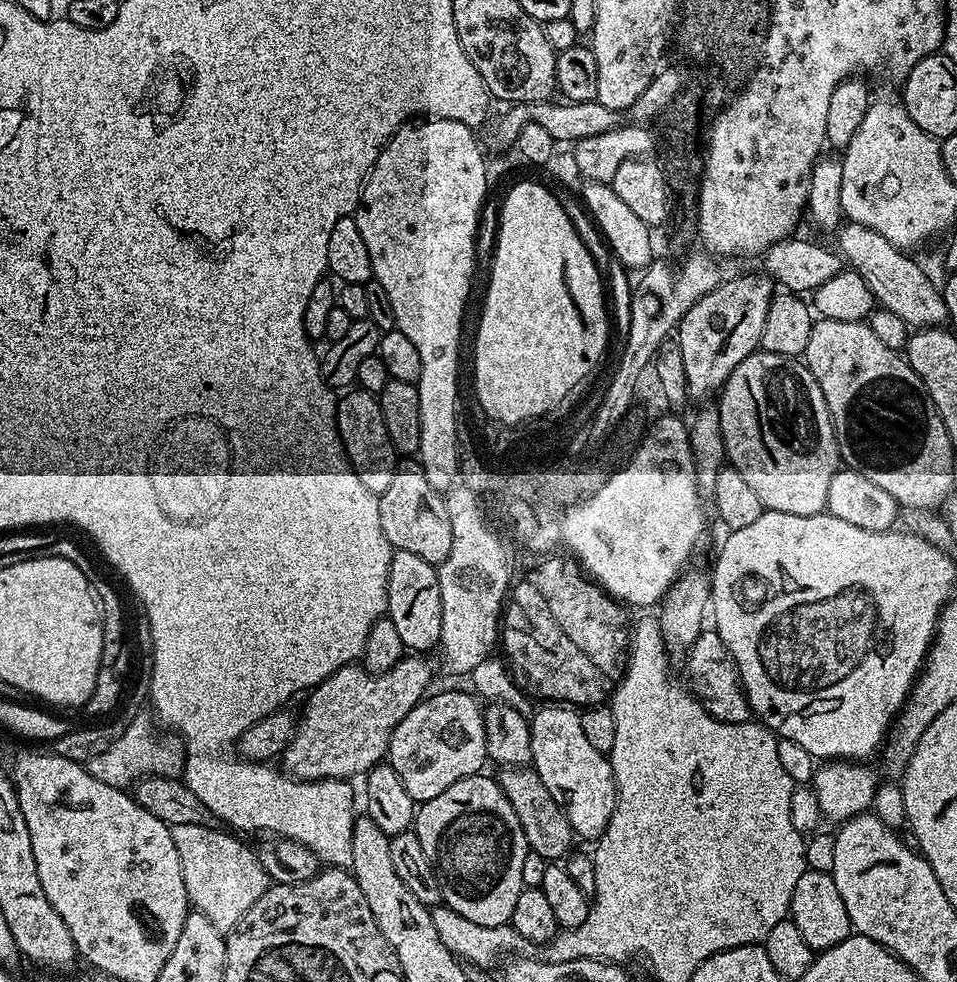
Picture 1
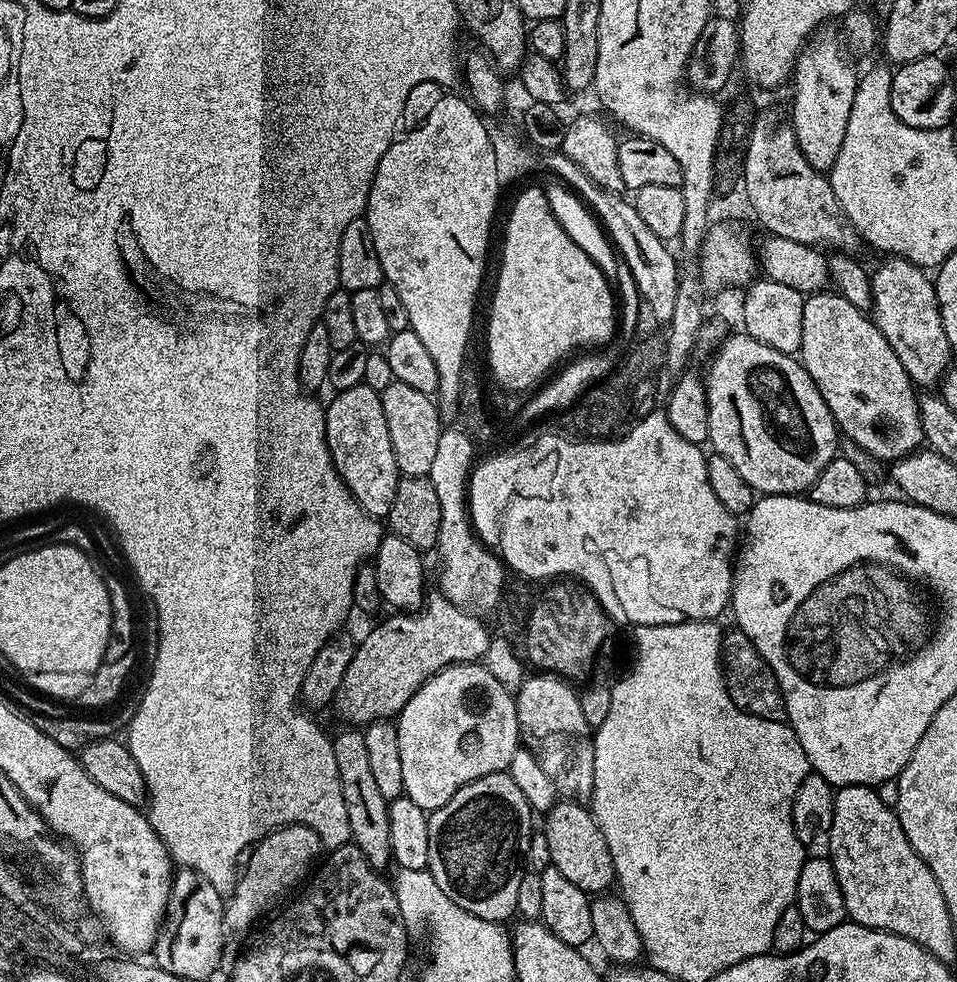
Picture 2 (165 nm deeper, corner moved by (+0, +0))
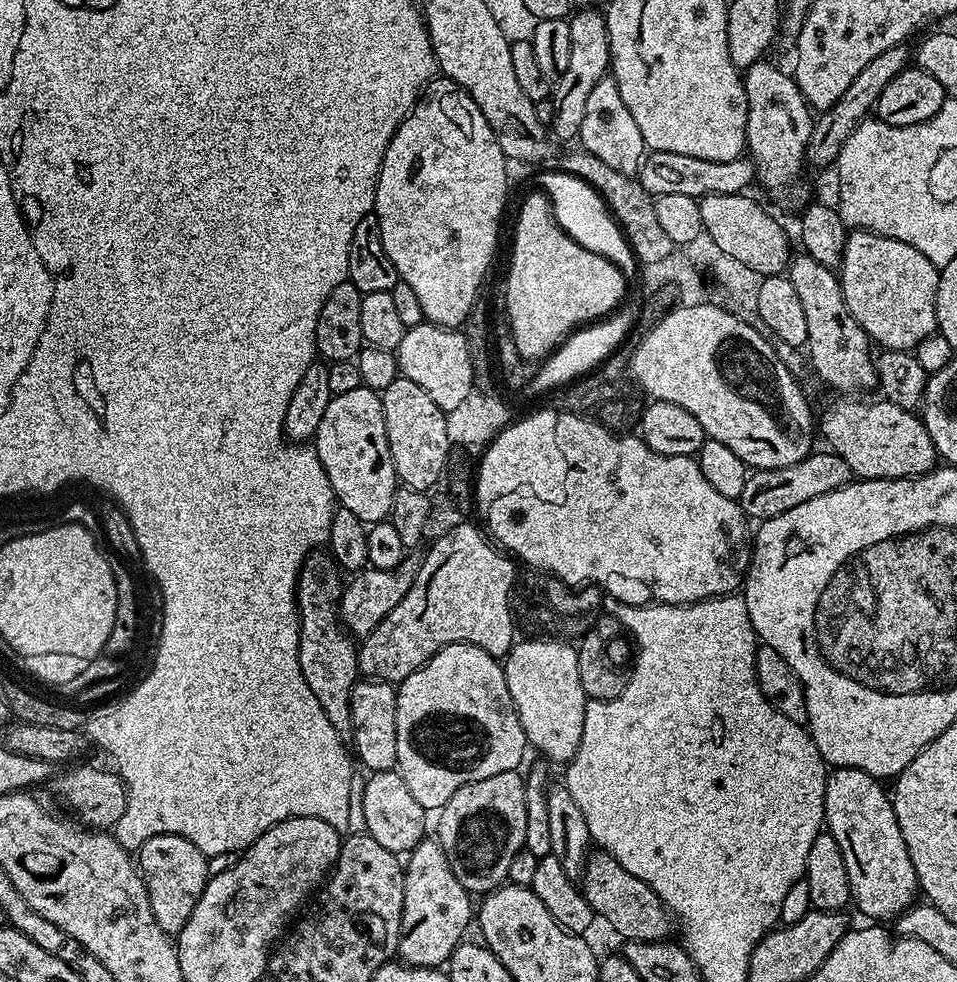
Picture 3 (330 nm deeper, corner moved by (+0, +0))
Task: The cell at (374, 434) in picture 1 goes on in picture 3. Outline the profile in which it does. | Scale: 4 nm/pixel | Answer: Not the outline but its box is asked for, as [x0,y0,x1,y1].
[314,386,398,526]

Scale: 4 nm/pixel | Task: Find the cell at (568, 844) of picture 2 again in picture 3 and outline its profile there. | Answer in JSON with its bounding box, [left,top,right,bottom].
[582,850,673,943]

